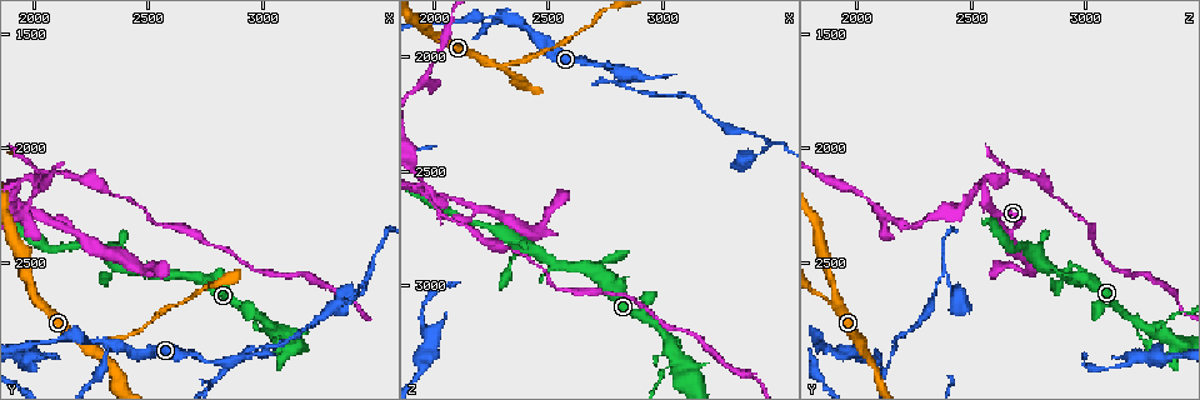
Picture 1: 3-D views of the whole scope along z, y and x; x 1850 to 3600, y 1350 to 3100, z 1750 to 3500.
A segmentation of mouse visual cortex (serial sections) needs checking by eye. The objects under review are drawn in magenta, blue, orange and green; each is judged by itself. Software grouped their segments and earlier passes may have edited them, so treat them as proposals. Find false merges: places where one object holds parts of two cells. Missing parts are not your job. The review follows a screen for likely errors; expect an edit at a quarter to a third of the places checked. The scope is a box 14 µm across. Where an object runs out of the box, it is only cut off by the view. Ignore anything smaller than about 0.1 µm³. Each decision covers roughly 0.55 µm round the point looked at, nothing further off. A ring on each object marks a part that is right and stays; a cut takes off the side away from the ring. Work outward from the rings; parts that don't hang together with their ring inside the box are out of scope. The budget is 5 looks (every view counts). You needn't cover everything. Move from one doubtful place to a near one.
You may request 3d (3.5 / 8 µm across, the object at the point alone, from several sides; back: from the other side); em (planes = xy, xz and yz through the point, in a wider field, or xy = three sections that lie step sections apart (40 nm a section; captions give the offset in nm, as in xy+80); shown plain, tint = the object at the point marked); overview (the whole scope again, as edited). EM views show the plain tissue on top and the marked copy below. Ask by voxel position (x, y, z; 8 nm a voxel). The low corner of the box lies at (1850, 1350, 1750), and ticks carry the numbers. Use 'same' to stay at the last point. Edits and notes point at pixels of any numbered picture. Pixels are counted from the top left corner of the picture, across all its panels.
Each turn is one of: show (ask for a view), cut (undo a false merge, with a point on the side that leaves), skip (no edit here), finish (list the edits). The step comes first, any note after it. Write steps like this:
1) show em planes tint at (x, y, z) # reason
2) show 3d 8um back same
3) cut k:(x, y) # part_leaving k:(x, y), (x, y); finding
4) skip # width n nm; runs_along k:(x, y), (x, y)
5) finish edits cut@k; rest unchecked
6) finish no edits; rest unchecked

show 3d 3.5um at (2250, 2870, 2020) # branch point

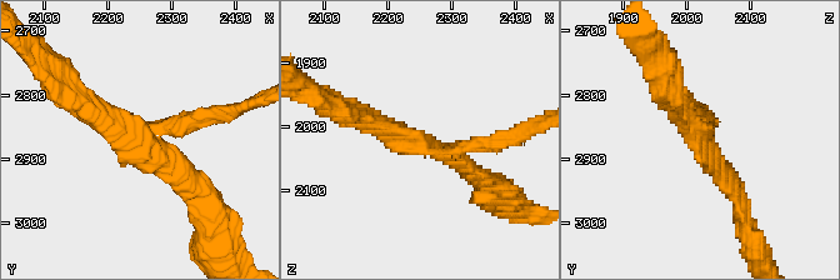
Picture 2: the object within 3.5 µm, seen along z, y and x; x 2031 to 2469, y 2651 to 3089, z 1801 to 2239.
show em xy step 3 tint at (2245, 2855, 2025) # arms 3; arm_widths 200, 250, 300 nm; now the EM

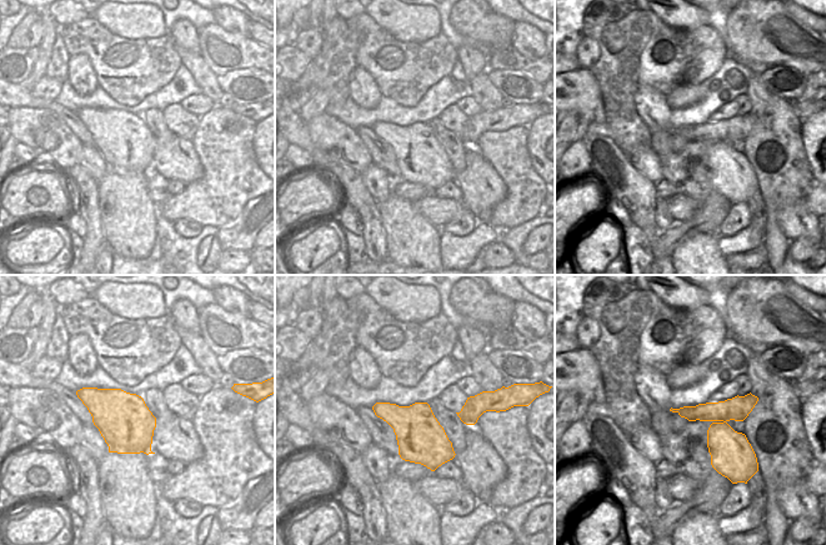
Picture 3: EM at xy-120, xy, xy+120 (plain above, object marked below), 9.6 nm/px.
cut 2:(476, 144) # border 3:(717, 410), (714, 418), (699, 419); two cells meet here

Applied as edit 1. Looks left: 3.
show 3d 3.5um back at (2840, 2960, 2130) # three-way junction

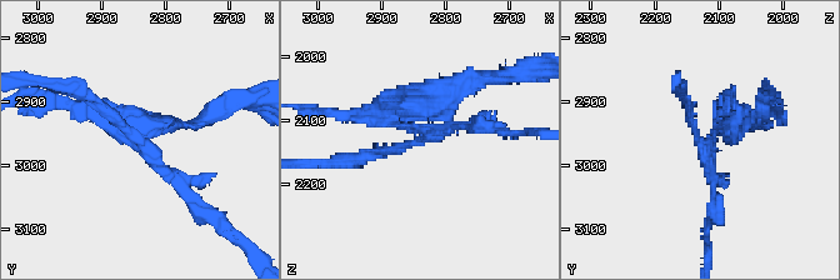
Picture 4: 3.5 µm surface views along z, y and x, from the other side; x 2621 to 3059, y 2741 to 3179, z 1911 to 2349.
show em planes tint at (2840, 2965, 2115) # need the tissue

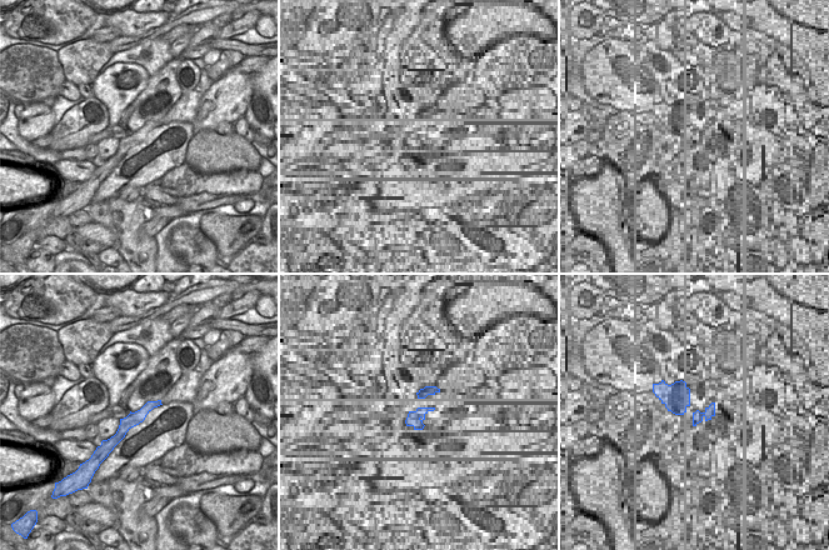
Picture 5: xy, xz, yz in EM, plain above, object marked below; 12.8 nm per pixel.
show em xy step 3 tint same

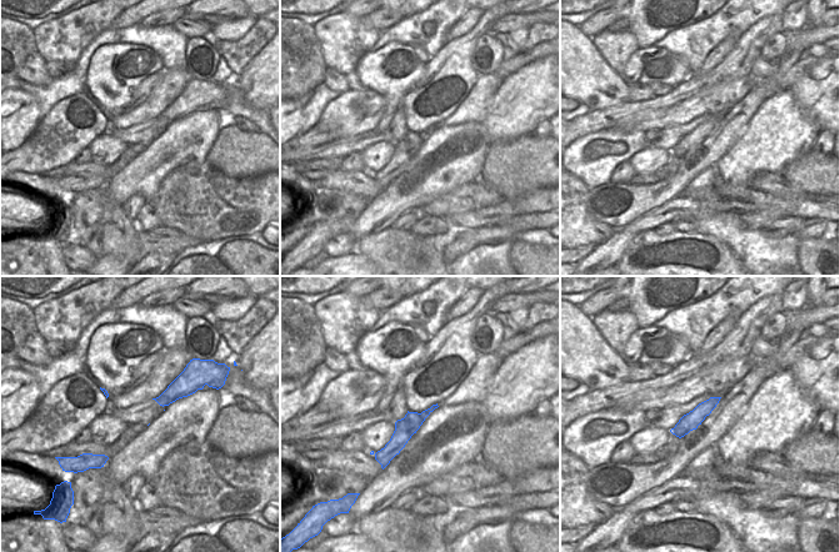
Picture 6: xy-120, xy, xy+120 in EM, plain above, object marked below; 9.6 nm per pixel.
cut 4:(343, 158) # part_leaving 4:(406, 121), (421, 141), (356, 160); a second cell is stuck on

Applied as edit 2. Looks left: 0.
finish edits cut@2, cut@4; rest unchecked

